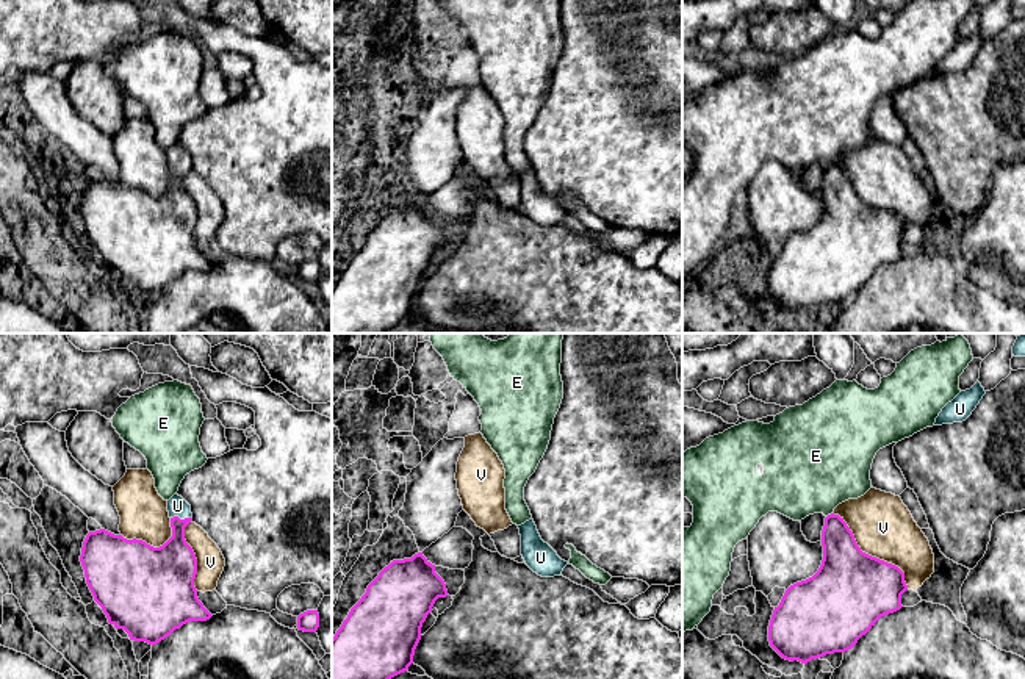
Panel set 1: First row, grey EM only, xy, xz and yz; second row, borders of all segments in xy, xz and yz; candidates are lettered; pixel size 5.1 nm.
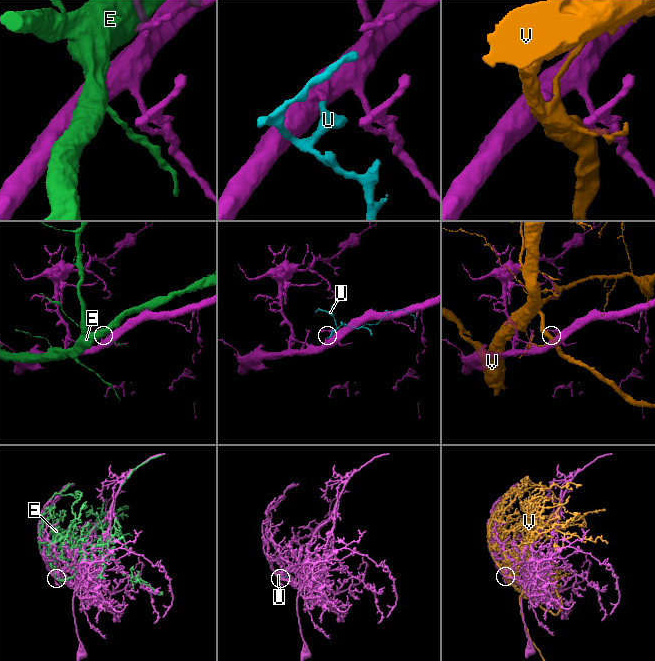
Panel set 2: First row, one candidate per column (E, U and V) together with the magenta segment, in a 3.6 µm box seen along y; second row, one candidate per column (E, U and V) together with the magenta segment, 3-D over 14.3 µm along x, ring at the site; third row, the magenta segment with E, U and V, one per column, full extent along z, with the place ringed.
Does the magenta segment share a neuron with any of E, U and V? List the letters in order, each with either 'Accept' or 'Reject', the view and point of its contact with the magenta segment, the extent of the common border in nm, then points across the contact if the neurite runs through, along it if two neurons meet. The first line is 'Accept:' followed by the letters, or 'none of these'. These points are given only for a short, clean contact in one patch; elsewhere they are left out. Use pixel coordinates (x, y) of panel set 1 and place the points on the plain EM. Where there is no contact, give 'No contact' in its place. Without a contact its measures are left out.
Accept: U
E: Reject. Touches magenta at yz (828, 165). Shared border 40 nm
U: Accept. Touches magenta at xy (182, 169). Shared border 110 nm. Path across: xy (172, 216), (182, 169), (177, 155)
V: Reject. Touches magenta at yz (870, 205). Shared border 550 nm

